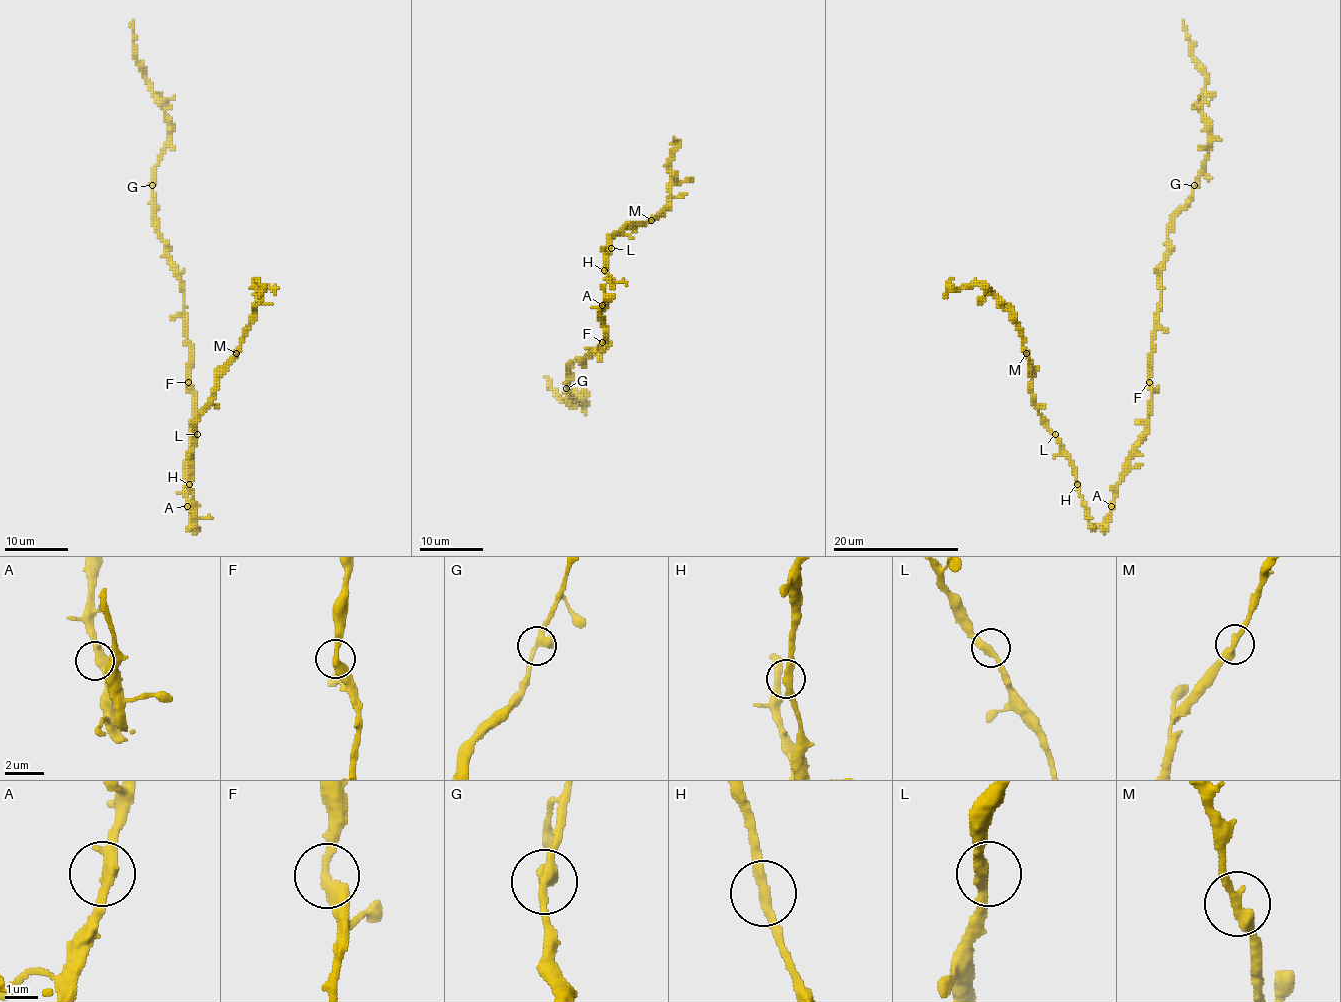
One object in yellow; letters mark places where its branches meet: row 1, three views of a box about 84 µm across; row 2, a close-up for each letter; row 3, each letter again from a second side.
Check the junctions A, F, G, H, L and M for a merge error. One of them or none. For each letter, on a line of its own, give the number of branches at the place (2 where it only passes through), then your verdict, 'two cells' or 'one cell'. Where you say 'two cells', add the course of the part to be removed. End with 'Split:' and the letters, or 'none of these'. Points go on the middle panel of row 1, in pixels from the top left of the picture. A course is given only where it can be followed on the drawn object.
A: branches 2; one cell
F: branches 2; one cell
G: branches 2; one cell
H: branches 2; one cell
L: branches 2; one cell
M: branches 2; one cell
Split: none of these

